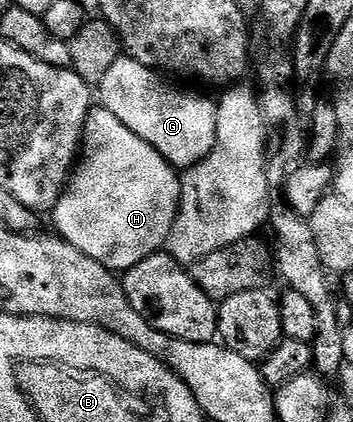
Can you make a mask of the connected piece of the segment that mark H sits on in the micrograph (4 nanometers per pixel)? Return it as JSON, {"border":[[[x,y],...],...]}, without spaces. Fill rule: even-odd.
{"border":[[[90,107],[85,129],[81,132],[79,155],[64,192],[51,210],[53,224],[57,227],[54,228],[56,235],[106,268],[124,270],[143,262],[143,258],[158,251],[168,241],[180,204],[181,176],[178,169],[168,164],[159,150],[143,142],[139,134],[131,134],[131,130],[127,130],[111,110]]]}

